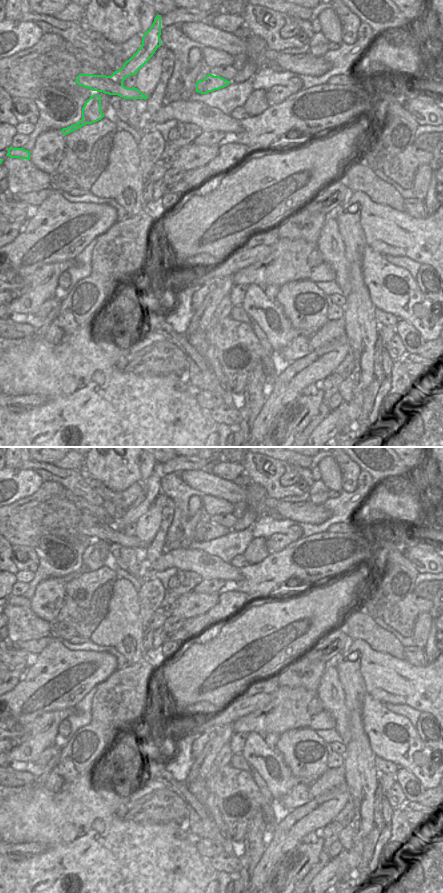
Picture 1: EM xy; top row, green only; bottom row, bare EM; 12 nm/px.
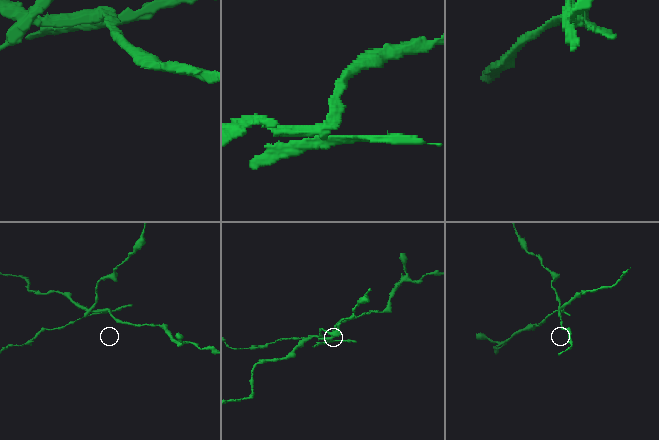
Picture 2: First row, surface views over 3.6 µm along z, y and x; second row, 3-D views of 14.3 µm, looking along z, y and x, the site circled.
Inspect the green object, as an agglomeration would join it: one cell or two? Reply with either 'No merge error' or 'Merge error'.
Merge error.

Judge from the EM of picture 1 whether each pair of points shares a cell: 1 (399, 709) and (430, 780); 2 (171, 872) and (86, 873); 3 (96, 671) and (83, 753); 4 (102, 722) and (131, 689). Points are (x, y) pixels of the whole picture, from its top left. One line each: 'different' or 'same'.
1: different
2: same
3: different
4: same

